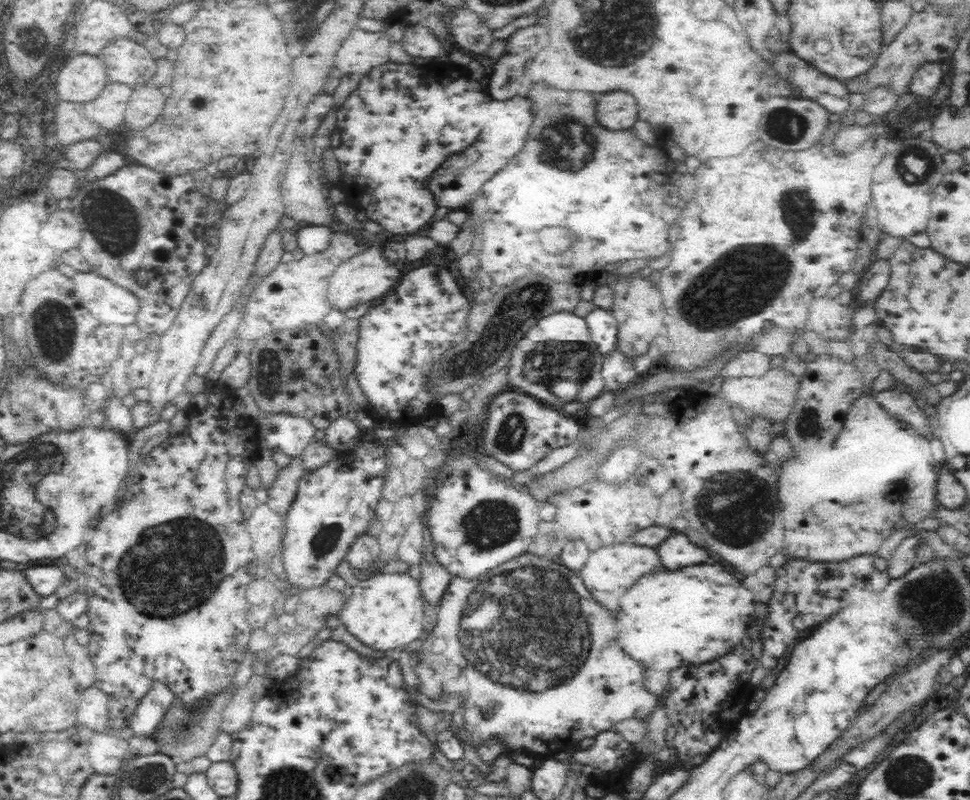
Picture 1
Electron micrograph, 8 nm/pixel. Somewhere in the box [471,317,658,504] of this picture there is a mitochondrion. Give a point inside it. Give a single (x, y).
(549, 363)

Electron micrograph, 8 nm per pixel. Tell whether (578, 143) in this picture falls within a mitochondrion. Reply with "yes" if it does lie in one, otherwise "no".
yes

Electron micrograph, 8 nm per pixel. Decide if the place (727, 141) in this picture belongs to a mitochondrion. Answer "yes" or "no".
no

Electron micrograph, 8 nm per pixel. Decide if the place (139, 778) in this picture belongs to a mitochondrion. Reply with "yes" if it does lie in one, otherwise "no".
yes

